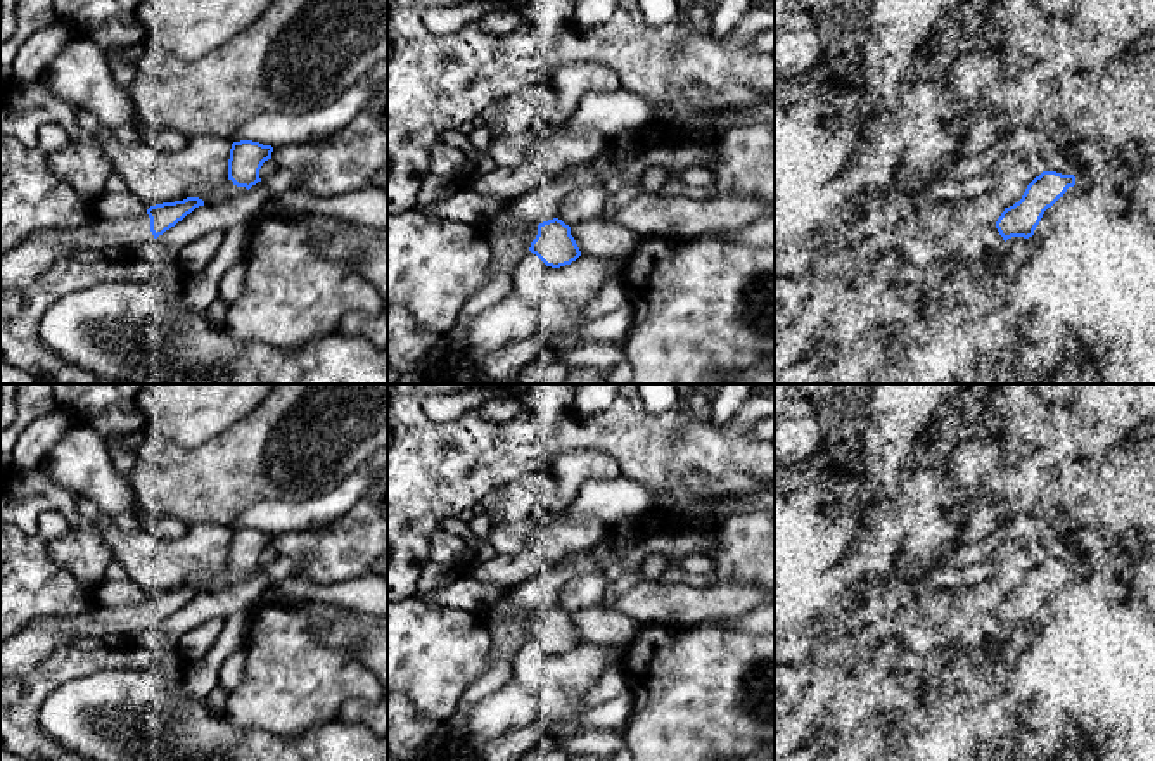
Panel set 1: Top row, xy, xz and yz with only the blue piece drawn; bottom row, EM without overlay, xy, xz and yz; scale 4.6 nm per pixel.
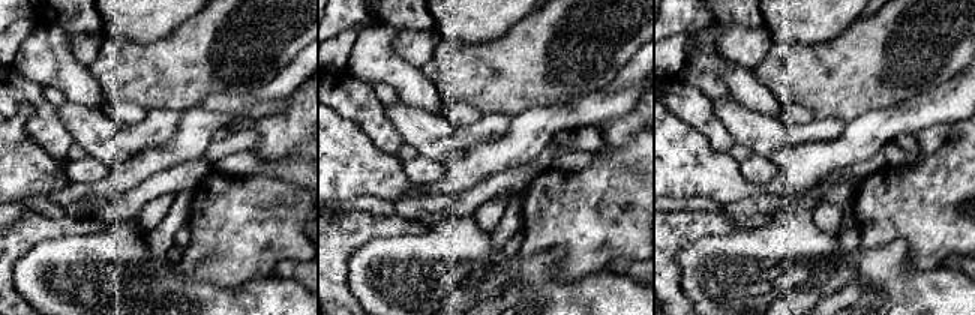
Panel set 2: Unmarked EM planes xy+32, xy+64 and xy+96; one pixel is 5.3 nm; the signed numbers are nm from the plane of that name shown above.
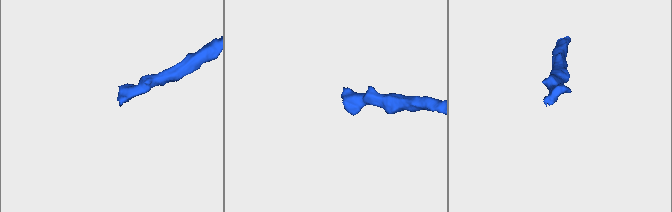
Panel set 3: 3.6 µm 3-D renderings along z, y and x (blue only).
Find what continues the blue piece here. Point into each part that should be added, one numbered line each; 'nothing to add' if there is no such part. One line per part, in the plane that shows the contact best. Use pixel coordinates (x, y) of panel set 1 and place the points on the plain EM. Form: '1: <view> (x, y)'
1: xy (31, 645)

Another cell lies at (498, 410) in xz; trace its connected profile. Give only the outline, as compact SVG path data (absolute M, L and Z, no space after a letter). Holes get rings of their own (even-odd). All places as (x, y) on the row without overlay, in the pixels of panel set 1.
M491 398L477 403L477 413L493 424L507 424L524 410L522 403L508 398Z

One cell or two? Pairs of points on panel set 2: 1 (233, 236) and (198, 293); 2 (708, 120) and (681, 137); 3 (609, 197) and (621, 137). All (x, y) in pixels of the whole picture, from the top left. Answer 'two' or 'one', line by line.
1: two
2: two
3: two

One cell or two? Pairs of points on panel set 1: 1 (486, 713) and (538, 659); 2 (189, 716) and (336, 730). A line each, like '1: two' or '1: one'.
1: two
2: one

